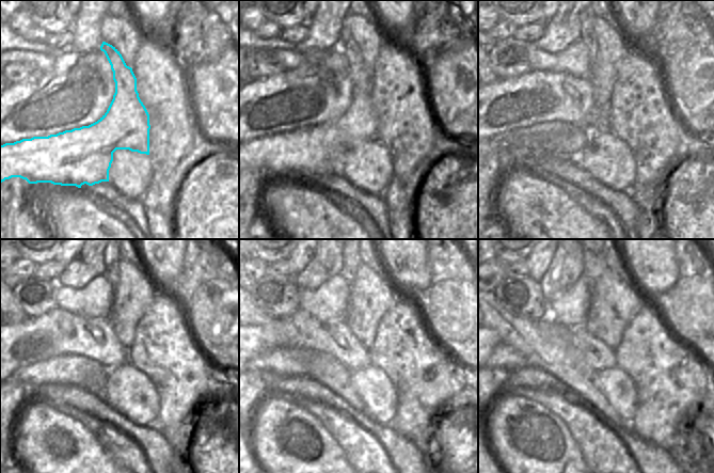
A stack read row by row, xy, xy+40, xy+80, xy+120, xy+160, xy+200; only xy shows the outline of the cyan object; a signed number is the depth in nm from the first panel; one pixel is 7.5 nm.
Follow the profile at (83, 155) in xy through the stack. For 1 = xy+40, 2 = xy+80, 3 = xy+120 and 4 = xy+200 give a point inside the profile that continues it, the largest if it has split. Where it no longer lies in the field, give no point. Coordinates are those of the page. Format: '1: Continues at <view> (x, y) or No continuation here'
1: Continues at xy+40 (320, 150)
2: Continues at xy+80 (562, 140)
3: Continues at xy+120 (76, 369)
4: Continues at xy+200 (503, 356).

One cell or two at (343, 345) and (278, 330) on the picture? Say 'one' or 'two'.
one

